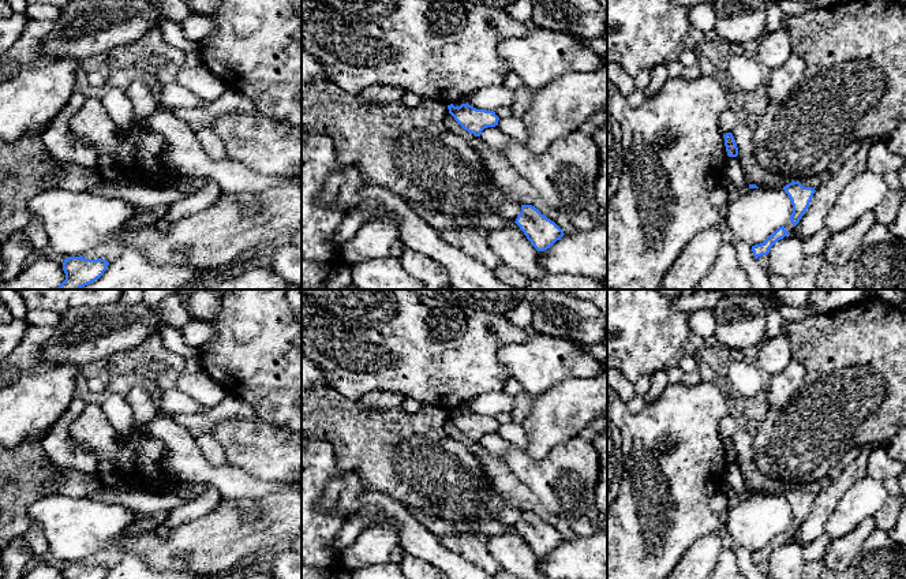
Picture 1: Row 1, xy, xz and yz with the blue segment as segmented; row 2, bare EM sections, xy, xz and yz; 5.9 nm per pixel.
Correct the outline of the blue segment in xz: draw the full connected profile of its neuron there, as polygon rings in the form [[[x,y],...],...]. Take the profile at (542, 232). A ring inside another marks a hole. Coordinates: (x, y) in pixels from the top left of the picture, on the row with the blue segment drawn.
[[[521,205],[521,213],[514,221],[538,251],[550,249],[565,234],[532,205]]]

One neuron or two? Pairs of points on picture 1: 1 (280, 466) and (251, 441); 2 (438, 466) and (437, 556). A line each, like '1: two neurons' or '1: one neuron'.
1: one neuron
2: two neurons

